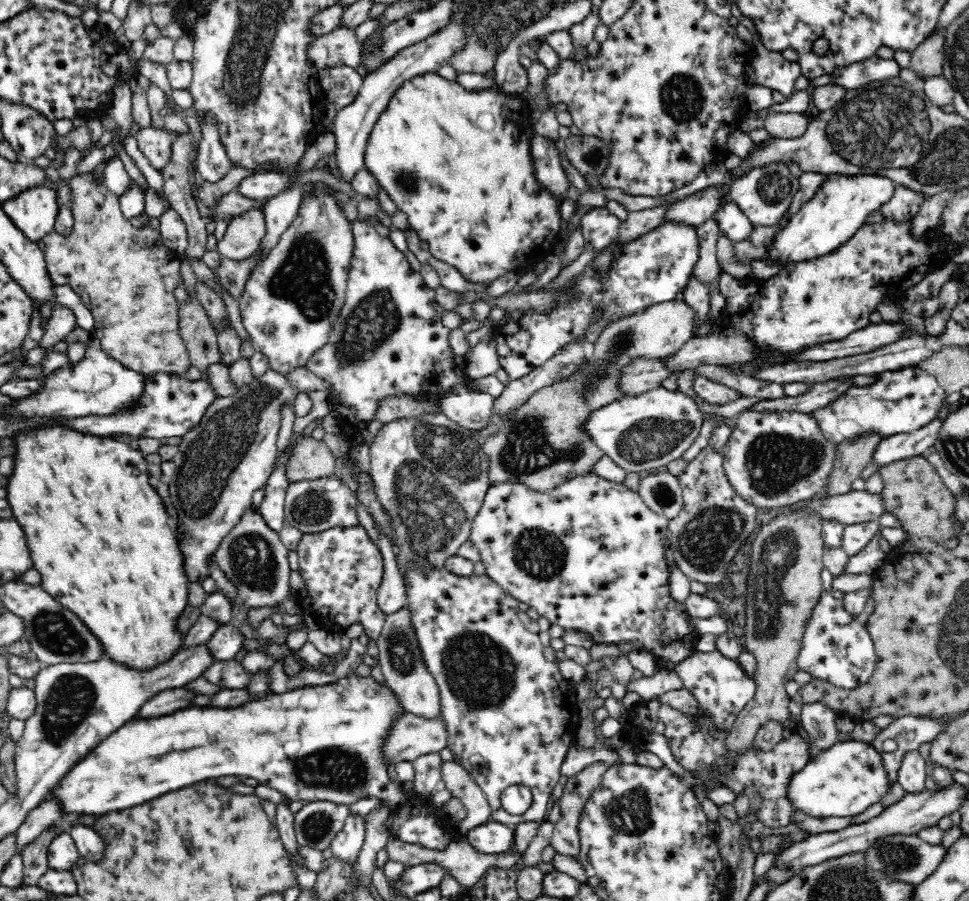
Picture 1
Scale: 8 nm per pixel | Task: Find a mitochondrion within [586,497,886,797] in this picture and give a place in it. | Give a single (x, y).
(773, 598)

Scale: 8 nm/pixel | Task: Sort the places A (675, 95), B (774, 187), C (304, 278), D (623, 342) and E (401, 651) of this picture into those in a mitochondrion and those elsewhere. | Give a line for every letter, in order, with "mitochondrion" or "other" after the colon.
A: mitochondrion
B: mitochondrion
C: mitochondrion
D: mitochondrion
E: mitochondrion

